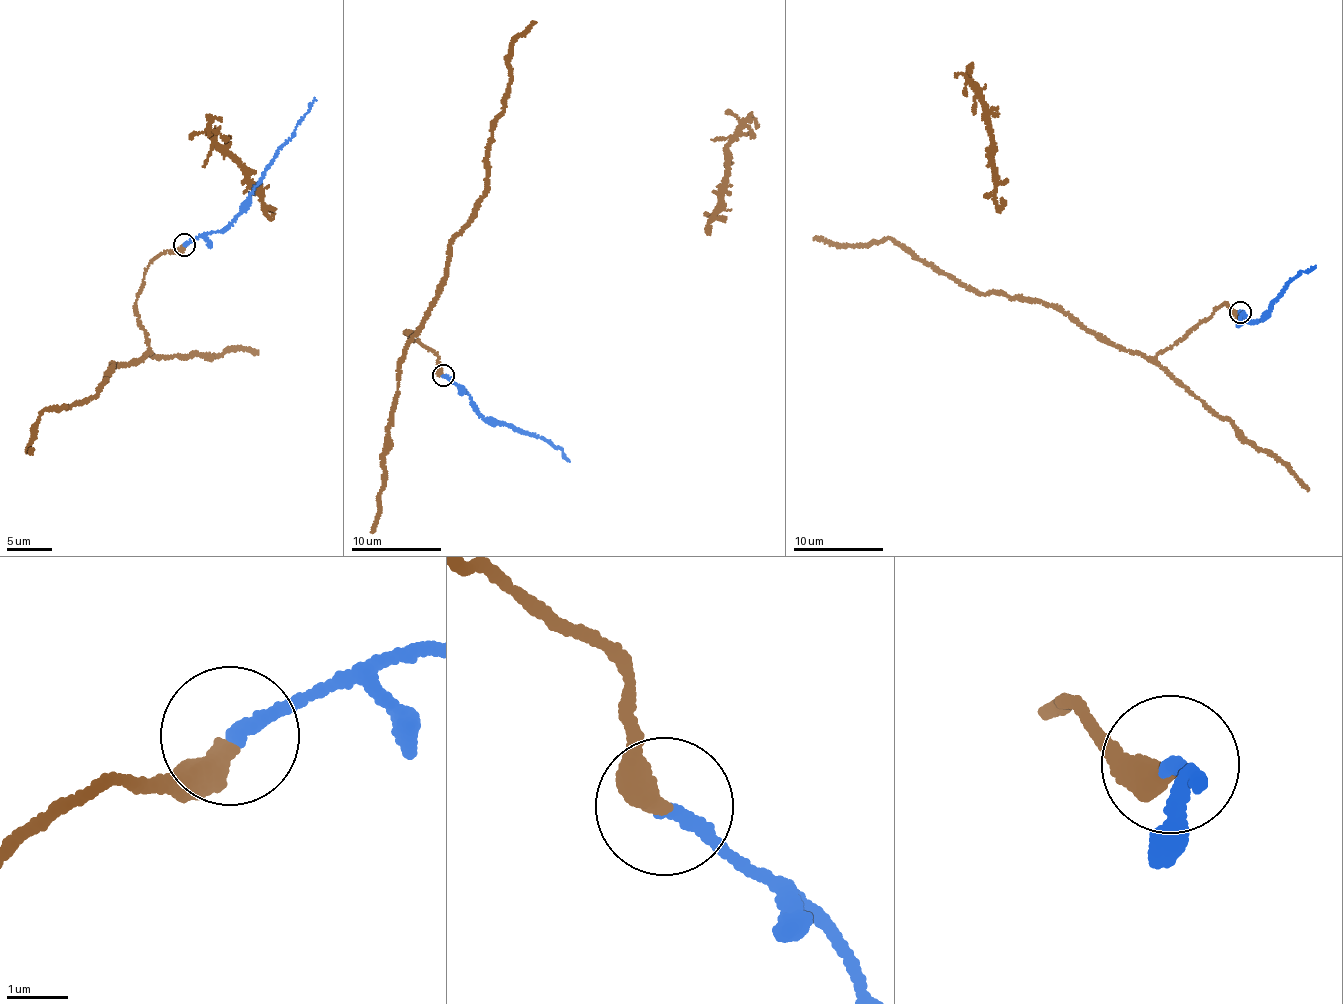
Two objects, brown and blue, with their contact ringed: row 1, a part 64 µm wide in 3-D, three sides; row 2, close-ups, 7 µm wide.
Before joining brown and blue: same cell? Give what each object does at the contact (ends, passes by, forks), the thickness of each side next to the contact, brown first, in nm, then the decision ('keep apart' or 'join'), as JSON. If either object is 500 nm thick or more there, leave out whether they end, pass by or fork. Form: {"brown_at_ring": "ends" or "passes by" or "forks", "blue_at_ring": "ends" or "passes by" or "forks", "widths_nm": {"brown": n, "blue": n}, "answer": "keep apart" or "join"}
{"brown_at_ring": "ends", "blue_at_ring": "ends", "widths_nm": {"brown": 420, "blue": 220}, "answer": "join"}

